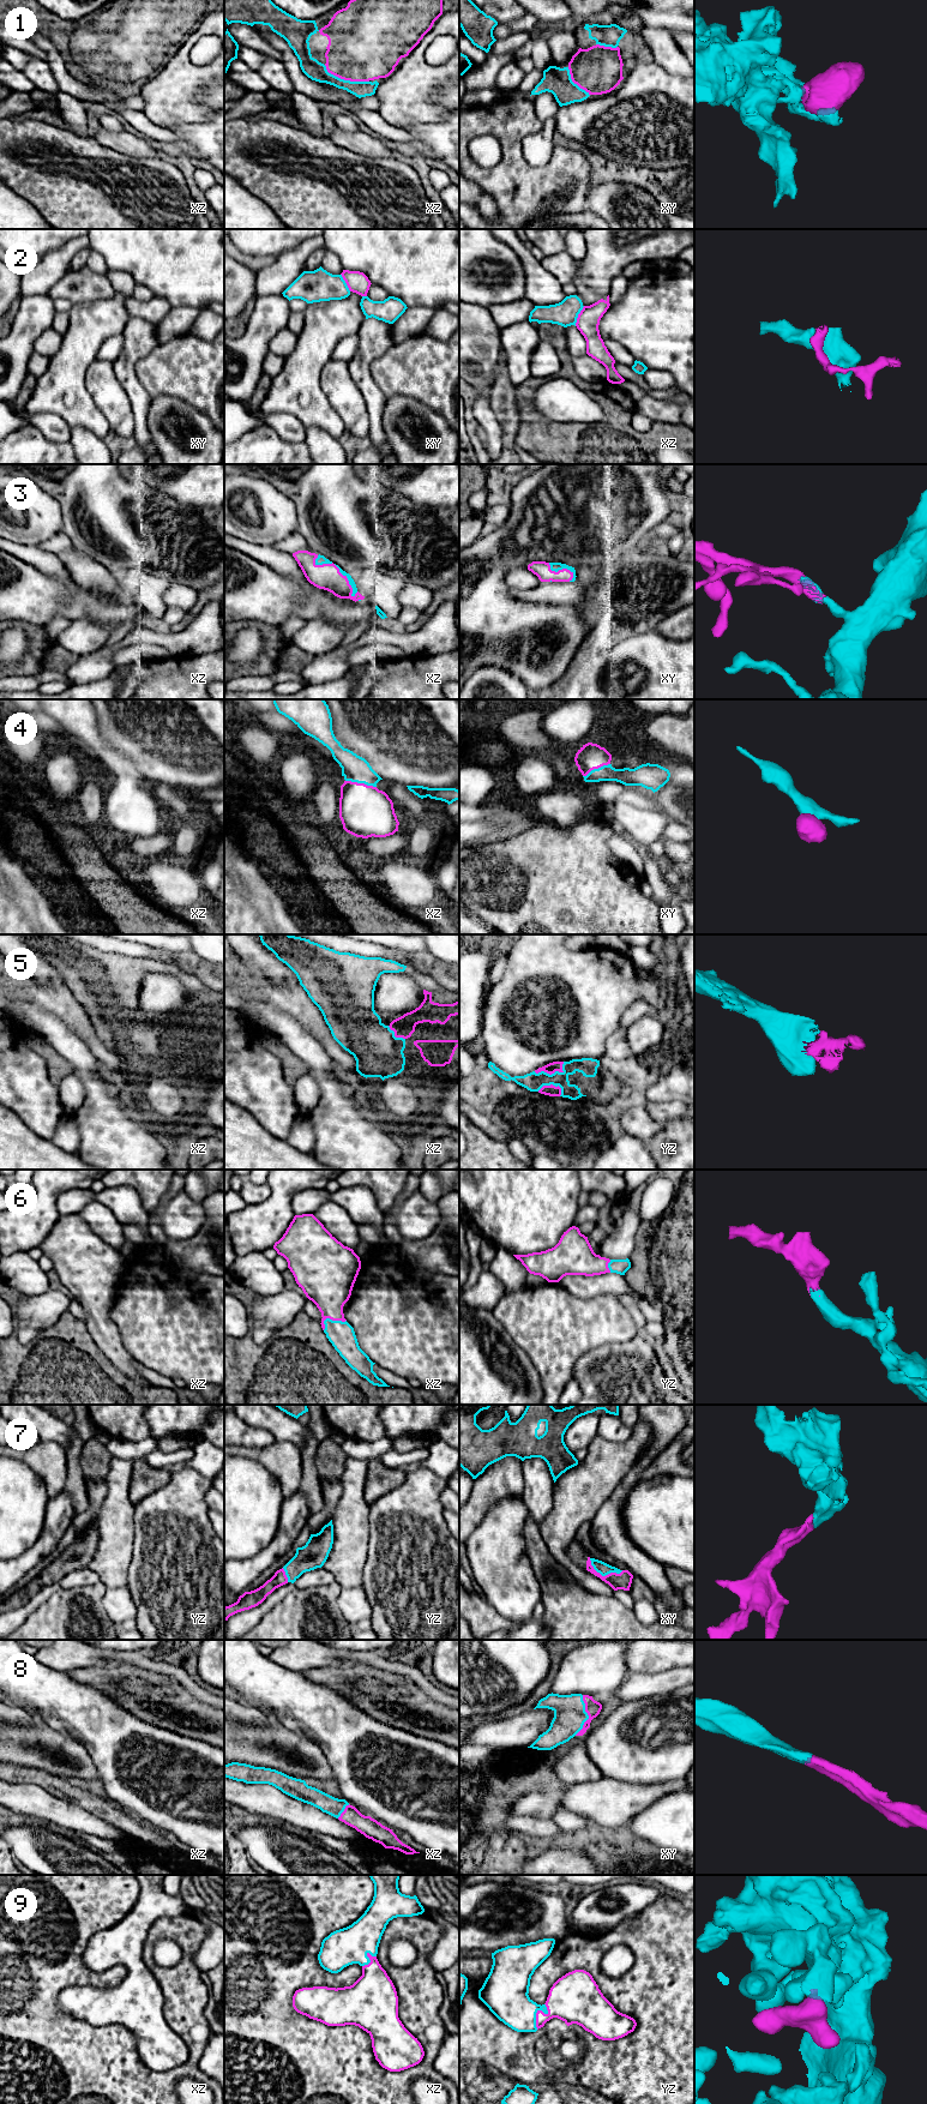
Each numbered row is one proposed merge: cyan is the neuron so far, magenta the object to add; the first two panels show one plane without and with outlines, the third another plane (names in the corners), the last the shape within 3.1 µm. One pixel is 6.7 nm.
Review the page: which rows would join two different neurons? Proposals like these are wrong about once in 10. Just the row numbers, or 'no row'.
no row

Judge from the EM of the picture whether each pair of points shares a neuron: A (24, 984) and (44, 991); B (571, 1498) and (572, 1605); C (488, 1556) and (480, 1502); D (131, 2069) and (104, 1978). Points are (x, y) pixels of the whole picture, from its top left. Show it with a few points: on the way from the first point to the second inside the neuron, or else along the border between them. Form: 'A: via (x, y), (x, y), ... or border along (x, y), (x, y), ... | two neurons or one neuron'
A: via (29, 987), (40, 991) | one neuron
B: border along (553, 1558), (567, 1570), (578, 1585), (596, 1594) | two neurons
C: border along (501, 1498), (487, 1510), (482, 1521), (471, 1533) | two neurons
D: via (92, 2054), (52, 2013), (52, 1993), (66, 1978) | one neuron

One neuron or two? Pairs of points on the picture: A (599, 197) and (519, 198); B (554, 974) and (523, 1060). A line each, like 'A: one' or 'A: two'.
A: two
B: one

